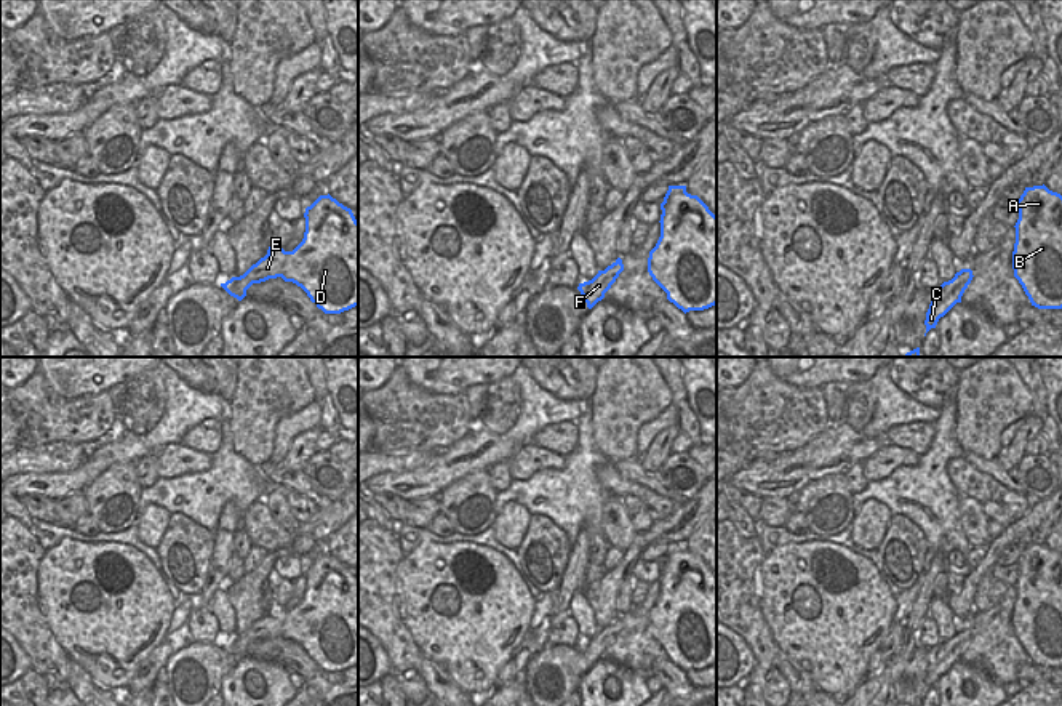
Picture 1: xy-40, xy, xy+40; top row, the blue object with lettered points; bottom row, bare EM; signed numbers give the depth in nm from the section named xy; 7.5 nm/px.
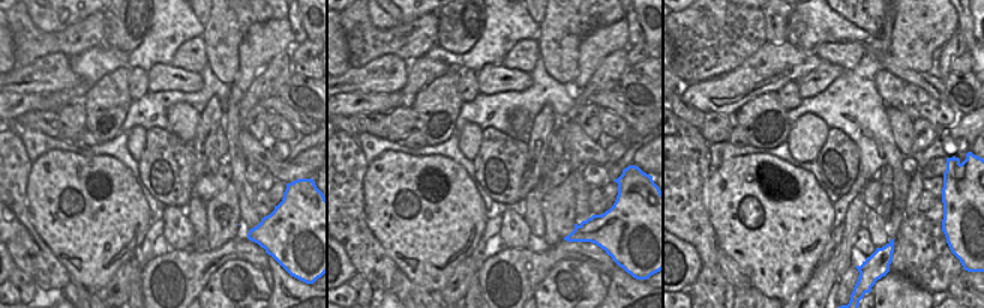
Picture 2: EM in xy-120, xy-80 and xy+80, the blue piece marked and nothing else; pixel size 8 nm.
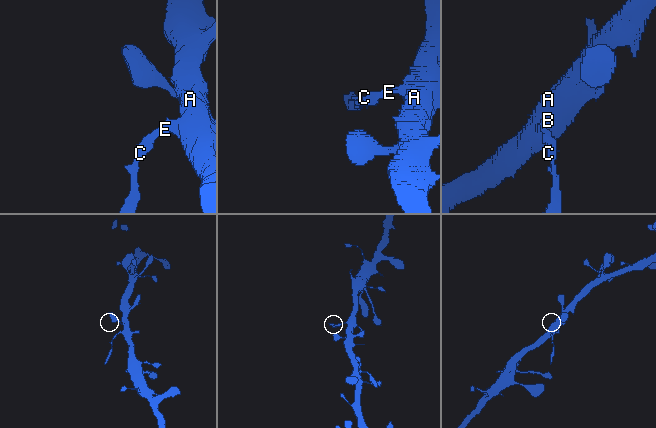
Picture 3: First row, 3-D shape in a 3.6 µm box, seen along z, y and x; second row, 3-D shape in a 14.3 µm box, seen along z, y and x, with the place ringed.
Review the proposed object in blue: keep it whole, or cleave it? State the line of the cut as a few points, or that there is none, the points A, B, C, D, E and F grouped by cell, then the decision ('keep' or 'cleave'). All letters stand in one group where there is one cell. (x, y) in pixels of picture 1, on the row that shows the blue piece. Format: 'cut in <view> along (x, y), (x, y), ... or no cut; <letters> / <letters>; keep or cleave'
cut in xy-40 along (255, 264), (258, 282); A B D E / C F; cleave

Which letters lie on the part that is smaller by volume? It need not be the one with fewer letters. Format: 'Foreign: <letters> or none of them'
Foreign: C, F

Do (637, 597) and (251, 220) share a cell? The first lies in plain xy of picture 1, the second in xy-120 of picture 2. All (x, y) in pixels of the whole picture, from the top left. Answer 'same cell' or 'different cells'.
different cells

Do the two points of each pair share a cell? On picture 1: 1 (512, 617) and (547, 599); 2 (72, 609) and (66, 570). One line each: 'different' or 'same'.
1: different
2: same

